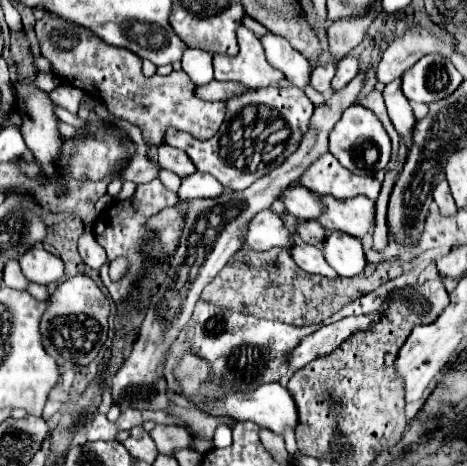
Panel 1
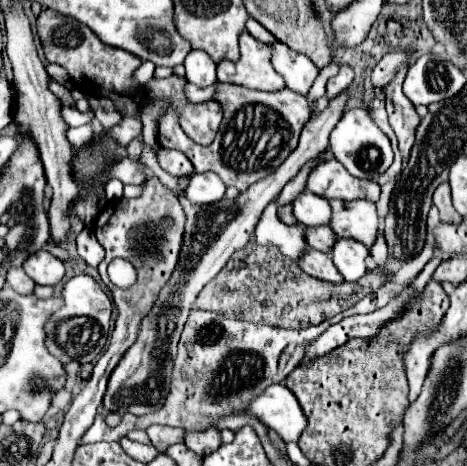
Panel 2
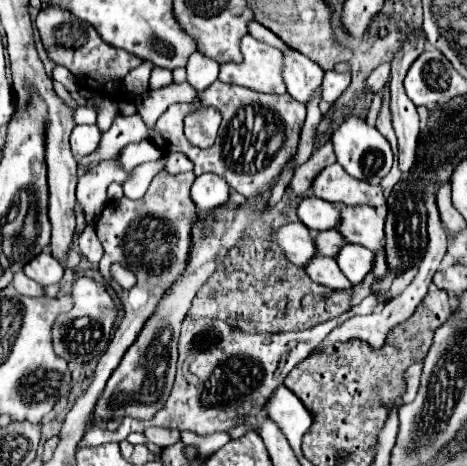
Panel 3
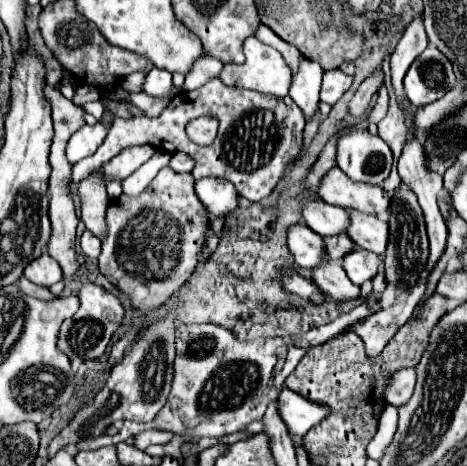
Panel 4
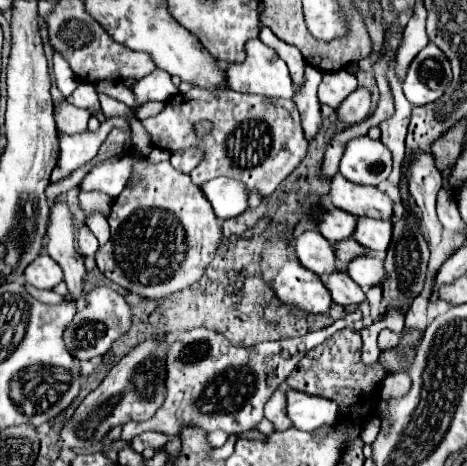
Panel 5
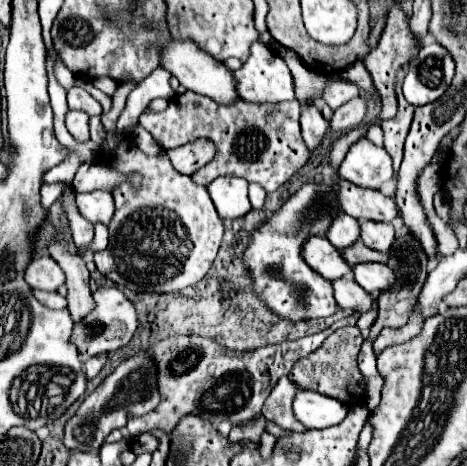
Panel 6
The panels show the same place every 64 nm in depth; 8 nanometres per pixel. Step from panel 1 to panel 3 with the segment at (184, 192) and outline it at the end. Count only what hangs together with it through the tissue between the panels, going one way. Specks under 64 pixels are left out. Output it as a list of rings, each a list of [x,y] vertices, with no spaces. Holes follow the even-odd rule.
[[[202,174],[192,184],[192,200],[200,210],[214,210],[228,204],[230,186],[216,174]]]

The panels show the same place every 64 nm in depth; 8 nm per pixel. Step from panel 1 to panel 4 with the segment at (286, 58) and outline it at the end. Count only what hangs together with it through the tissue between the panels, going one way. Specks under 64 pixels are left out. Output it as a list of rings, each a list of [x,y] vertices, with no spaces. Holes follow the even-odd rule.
[[[302,58],[300,62],[300,74],[294,76],[290,86],[290,98],[298,104],[298,108],[304,112],[304,118],[310,120],[318,112],[318,92],[322,84],[324,70],[320,64]]]

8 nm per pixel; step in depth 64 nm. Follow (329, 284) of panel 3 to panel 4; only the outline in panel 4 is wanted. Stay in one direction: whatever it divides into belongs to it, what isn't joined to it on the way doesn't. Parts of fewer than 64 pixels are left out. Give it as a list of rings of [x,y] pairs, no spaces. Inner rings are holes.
[[[328,260],[320,268],[316,268],[316,272],[312,272],[312,280],[316,280],[316,284],[320,284],[324,294],[328,294],[330,298],[334,298],[338,302],[354,300],[360,296],[360,286],[352,284],[350,278],[346,276],[344,268],[334,260]]]

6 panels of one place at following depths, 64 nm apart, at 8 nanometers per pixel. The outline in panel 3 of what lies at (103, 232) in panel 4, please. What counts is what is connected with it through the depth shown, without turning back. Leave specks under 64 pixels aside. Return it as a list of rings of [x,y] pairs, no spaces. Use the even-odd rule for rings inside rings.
[[[116,160],[100,162],[78,178],[76,200],[82,206],[88,226],[96,226],[108,201],[107,188],[112,182],[124,182],[128,174],[118,166]]]

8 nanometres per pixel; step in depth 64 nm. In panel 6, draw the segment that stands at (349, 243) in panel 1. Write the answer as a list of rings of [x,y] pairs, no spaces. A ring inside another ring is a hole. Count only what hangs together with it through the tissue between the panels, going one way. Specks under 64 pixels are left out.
[[[376,262],[356,264],[354,278],[372,296],[378,296],[382,290],[388,290],[396,282],[392,268],[388,268],[386,264],[376,264]]]

